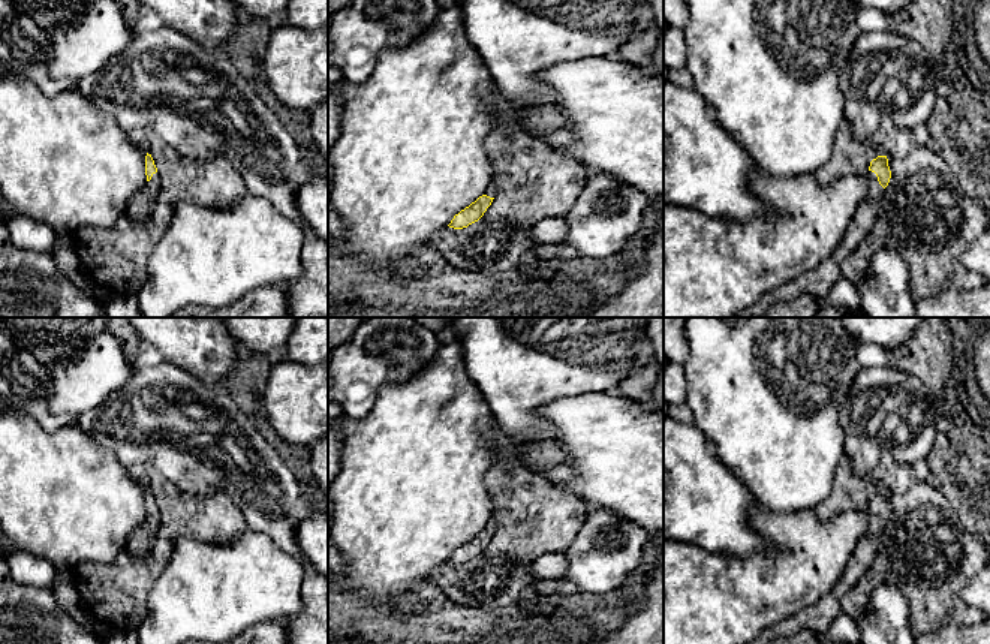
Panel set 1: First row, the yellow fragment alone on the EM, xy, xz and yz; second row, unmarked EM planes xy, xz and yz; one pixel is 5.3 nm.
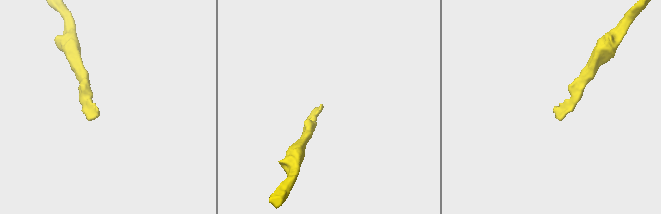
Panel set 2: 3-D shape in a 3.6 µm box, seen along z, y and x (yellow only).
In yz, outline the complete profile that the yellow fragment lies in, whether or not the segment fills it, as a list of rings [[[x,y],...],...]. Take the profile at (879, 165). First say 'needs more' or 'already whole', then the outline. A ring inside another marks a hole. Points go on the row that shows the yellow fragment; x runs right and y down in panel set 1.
needs more; [[[878,156],[869,166],[869,190],[866,198],[858,204],[854,219],[851,220],[842,241],[833,253],[822,259],[815,268],[801,273],[788,283],[765,294],[752,307],[734,315],[732,318],[759,318],[773,304],[792,301],[801,295],[813,295],[816,300],[827,297],[836,282],[843,277],[840,270],[842,261],[851,255],[858,244],[867,238],[878,213],[884,189],[888,186],[891,171],[887,156]]]

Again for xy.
needs more; [[[148,153],[145,156],[145,175],[145,187],[130,196],[126,208],[126,217],[135,225],[145,225],[148,222],[160,190],[157,168]]]

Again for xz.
needs more; [[[490,184],[485,189],[484,195],[479,196],[469,207],[461,210],[458,214],[455,214],[448,226],[454,229],[463,229],[478,222],[484,216],[487,208],[491,205],[494,196],[496,196],[496,184]]]

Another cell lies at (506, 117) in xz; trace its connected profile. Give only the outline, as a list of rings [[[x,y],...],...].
[[[497,91],[494,93],[491,106],[494,109],[493,130],[503,130],[506,133],[526,133],[524,117],[515,106],[503,102]]]

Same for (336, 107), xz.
[[[328,90],[328,154],[340,136],[341,115],[344,111],[344,100],[340,100]]]

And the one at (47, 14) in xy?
[[[9,0],[22,15],[28,15],[42,30],[49,33],[58,24],[72,21],[94,0]]]

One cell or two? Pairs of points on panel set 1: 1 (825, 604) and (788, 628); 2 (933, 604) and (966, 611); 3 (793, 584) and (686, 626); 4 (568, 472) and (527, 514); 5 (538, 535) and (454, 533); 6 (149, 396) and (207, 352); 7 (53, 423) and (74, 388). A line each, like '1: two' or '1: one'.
1: one
2: one
3: one
4: two
5: two
6: two
7: two

